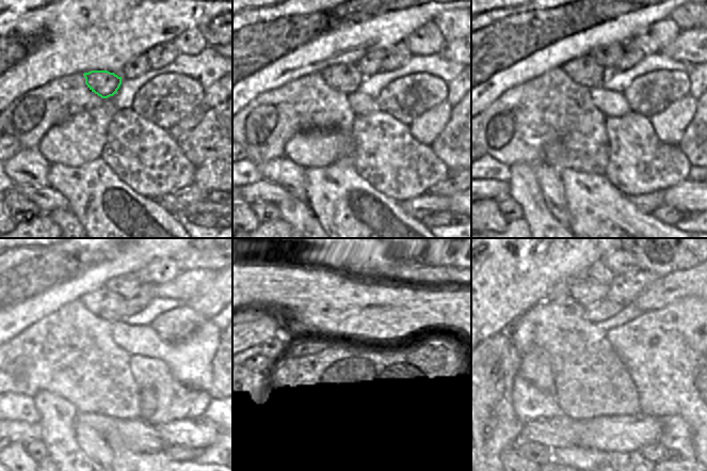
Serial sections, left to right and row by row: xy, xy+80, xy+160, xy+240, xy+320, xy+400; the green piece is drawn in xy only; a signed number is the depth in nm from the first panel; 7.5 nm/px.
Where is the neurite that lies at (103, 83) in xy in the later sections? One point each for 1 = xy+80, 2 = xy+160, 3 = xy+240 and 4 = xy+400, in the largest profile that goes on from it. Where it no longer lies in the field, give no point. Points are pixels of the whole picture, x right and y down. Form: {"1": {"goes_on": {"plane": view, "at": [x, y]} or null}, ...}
{"1": {"goes_on": {"plane": "xy+80", "at": [346, 78]}}, "2": {"goes_on": {"plane": "xy+160", "at": [584, 71]}}, "3": {"goes_on": {"plane": "xy+240", "at": [103, 303]}}, "4": {"goes_on": {"plane": "xy+400", "at": [584, 289]}}}

